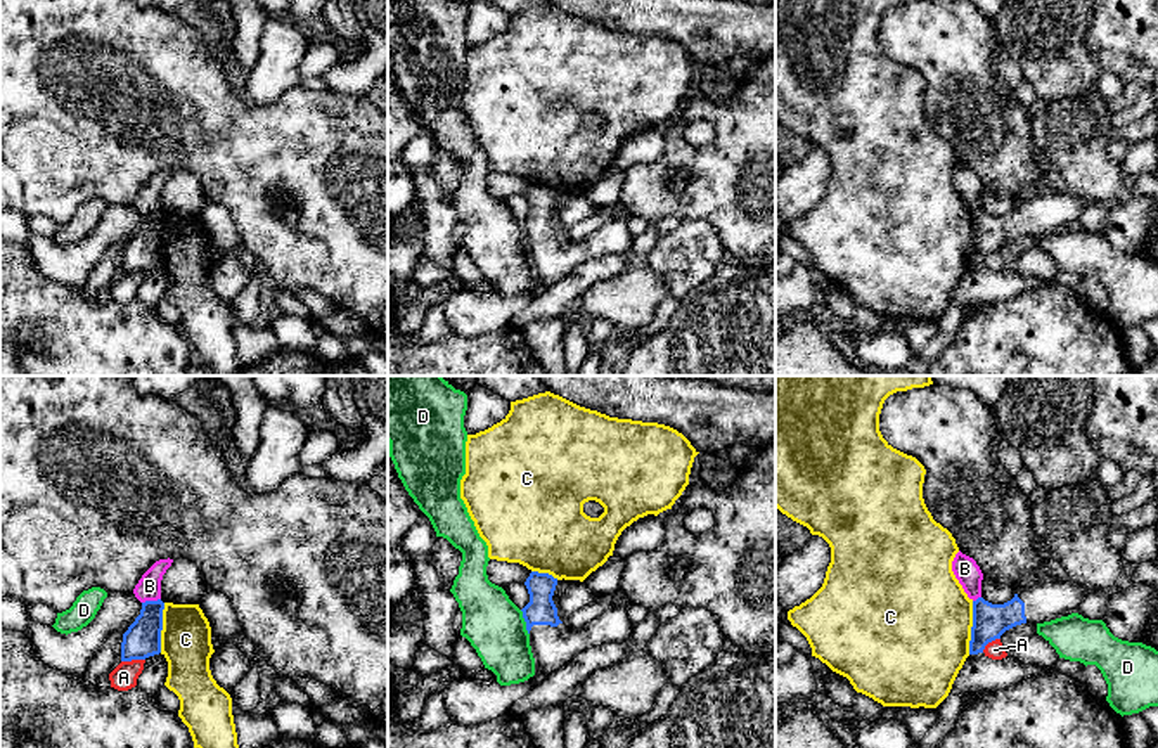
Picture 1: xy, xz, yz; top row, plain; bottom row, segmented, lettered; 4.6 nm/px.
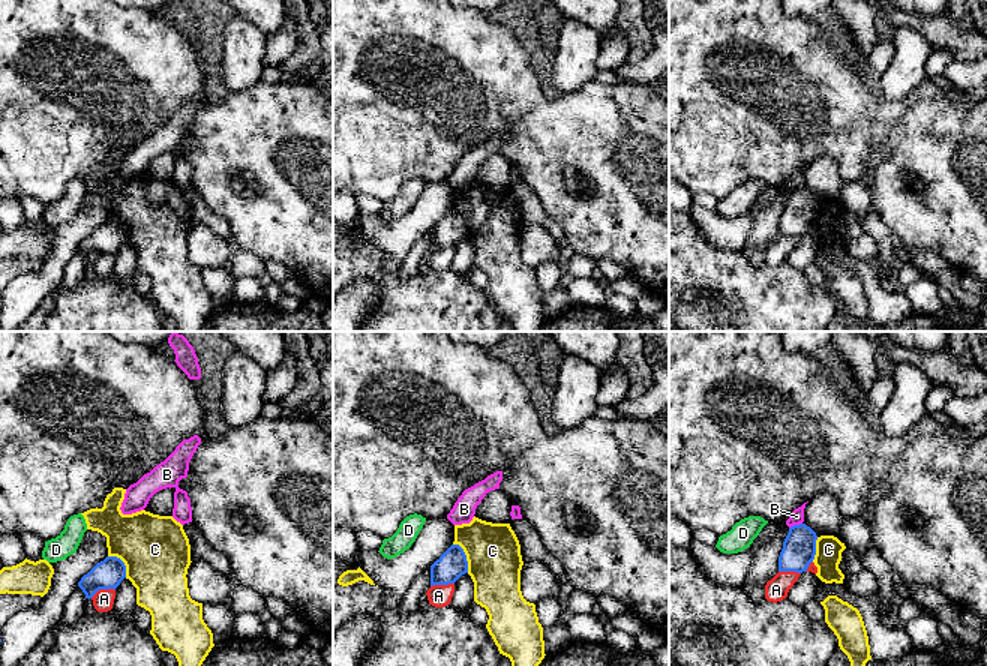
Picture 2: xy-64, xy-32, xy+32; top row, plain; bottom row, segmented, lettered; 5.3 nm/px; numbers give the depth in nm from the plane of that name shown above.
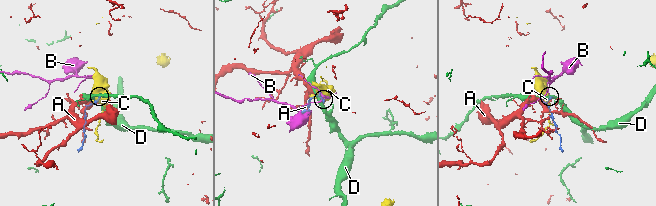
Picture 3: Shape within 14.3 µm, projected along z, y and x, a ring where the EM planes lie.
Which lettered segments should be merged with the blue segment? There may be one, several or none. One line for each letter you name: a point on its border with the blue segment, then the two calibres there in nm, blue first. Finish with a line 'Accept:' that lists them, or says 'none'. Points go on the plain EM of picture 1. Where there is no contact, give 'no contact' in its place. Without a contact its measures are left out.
Accept: none

